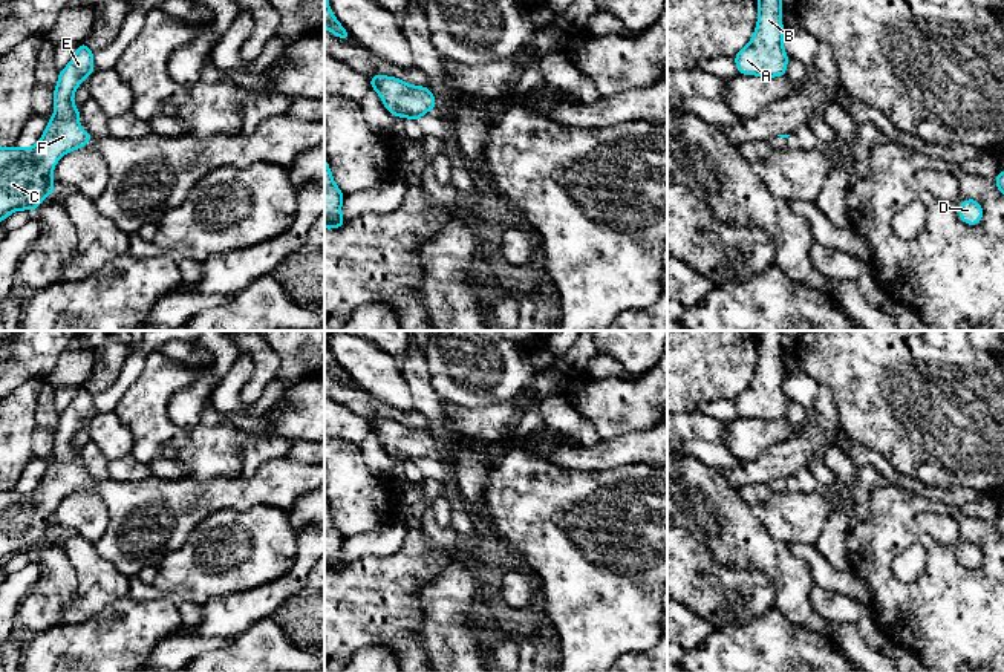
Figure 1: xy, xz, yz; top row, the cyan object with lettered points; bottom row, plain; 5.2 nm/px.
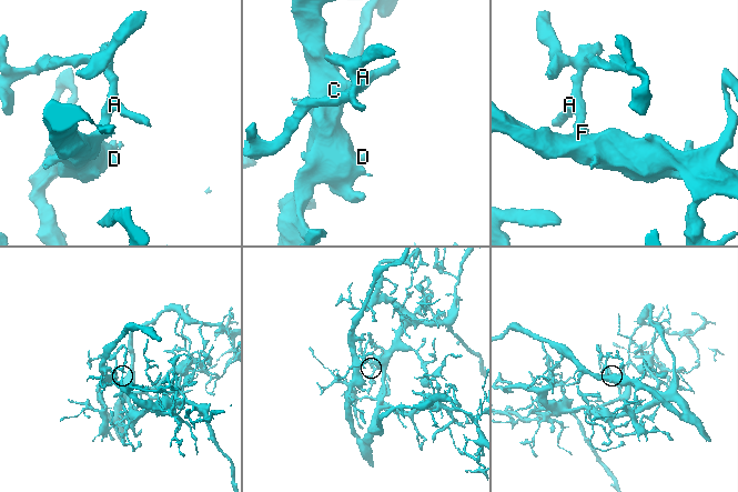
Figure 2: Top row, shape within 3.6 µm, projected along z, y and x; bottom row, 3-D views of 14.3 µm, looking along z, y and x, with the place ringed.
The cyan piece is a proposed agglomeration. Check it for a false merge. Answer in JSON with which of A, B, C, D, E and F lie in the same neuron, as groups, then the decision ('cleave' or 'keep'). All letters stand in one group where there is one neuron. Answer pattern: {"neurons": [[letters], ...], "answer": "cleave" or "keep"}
{"neurons": [["A", "B", "C", "D", "E", "F"]], "answer": "keep"}

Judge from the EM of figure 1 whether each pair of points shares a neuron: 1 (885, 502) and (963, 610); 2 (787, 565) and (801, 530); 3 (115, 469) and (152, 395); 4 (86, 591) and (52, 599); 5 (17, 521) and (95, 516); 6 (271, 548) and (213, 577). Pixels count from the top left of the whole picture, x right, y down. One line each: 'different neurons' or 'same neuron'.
1: same neuron
2: different neurons
3: different neurons
4: different neurons
5: different neurons
6: same neuron

